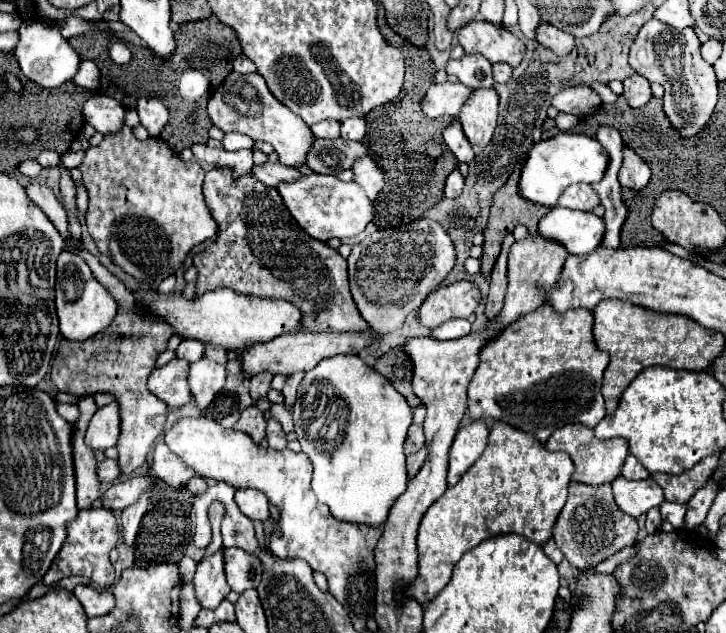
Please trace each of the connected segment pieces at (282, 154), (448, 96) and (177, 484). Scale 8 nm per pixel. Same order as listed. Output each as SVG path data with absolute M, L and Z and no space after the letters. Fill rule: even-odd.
M232 70L228 78L212 92L208 100L208 116L212 124L222 132L240 132L250 136L254 142L272 144L280 164L284 166L304 164L304 156L314 138L304 120L300 120L294 112L288 112L288 108L284 108L284 104L280 104L272 92L268 92L268 86L258 72L240 74Z
M442 82L432 84L426 96L422 98L422 110L428 118L440 118L440 116L458 116L460 106L464 104L464 98L468 98L472 88L456 82Z
M156 444L154 448L154 458L152 458L152 466L150 466L150 472L164 480L168 486L172 488L182 488L186 486L186 482L194 476L192 468L184 466L184 462L176 456L172 456L168 452L168 446L166 444Z

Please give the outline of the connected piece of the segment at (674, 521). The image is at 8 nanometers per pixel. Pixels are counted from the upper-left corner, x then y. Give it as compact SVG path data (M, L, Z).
M662 502L660 506L660 516L662 520L668 520L675 529L680 529L682 522L684 522L687 505L673 502Z

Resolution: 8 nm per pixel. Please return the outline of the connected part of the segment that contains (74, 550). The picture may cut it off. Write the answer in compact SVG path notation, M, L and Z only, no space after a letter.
M86 508L80 510L78 516L66 524L68 530L68 538L64 542L64 546L60 548L56 560L52 562L52 568L46 572L44 576L44 584L46 586L54 586L56 582L60 582L62 578L68 576L84 576L88 580L92 580L94 584L108 588L114 584L116 574L114 574L114 566L108 560L108 552L116 546L118 536L120 536L120 528L118 528L118 520L112 514L112 510L106 508Z

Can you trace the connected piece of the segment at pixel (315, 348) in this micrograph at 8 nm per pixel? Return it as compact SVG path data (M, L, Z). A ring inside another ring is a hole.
M300 330L300 332L286 332L282 336L276 336L274 340L268 342L258 342L258 344L250 344L248 348L244 348L238 356L240 364L242 364L242 372L256 376L262 372L270 372L270 374L284 374L290 376L294 372L308 372L312 370L320 360L324 358L332 358L338 354L358 354L364 346L368 346L378 334L376 332L308 332L308 330Z

